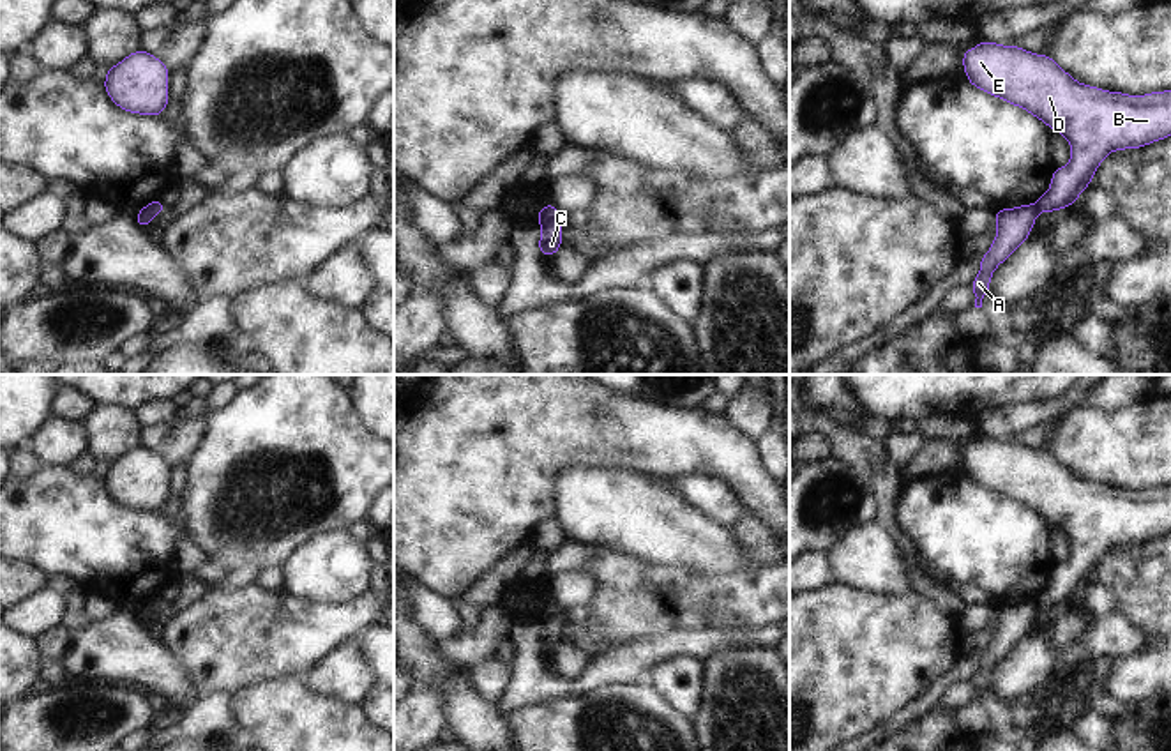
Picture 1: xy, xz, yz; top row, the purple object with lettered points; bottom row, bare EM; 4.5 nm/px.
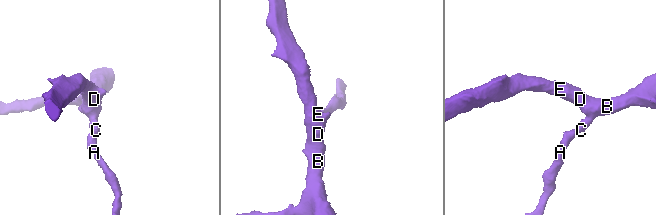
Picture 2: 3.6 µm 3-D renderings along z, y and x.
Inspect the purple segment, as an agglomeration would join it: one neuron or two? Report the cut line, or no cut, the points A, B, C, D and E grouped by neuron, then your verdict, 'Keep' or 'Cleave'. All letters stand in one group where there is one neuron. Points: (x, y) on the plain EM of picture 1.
Split along xz (555, 614), (541, 621). Groups: A / B C D E. Cleave

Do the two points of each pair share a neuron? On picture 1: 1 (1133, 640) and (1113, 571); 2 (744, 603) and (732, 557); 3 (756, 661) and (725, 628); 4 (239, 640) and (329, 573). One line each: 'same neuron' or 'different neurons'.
1: different neurons
2: different neurons
3: different neurons
4: different neurons

